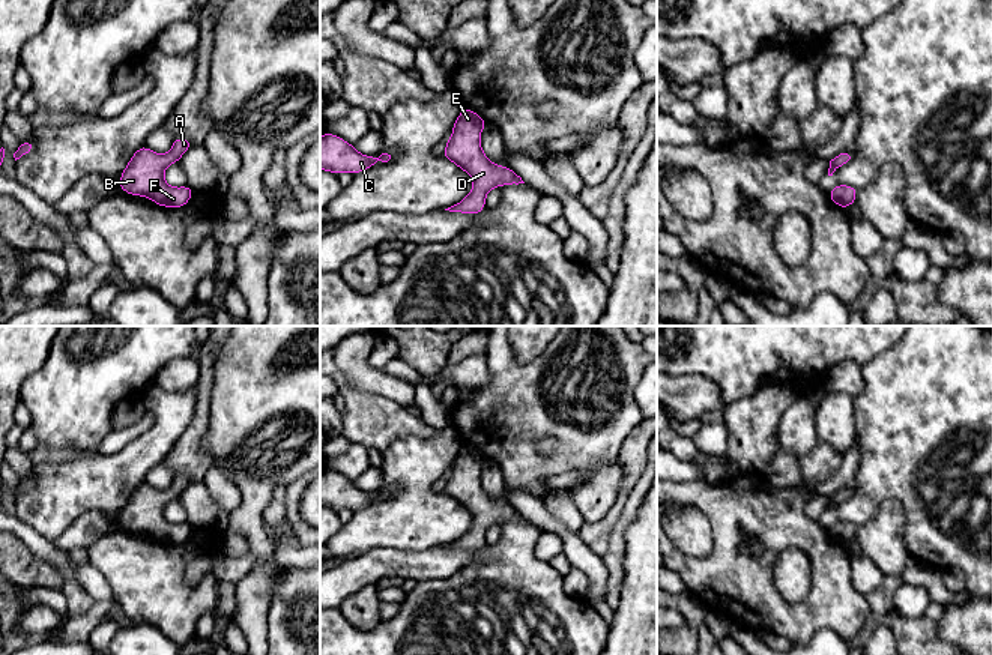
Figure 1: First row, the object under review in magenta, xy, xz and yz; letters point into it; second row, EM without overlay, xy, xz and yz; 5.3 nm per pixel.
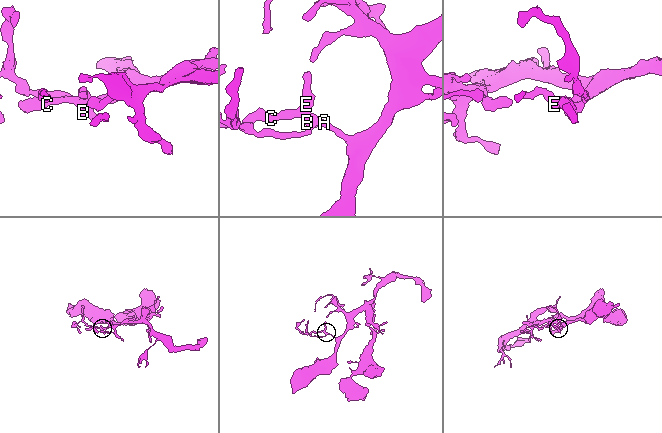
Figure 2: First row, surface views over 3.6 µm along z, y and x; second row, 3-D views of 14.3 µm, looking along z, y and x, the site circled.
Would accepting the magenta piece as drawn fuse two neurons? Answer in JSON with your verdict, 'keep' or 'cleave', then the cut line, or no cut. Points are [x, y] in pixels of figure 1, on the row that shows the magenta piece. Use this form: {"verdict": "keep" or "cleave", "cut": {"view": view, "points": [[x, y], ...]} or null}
{"verdict": "keep", "cut": null}

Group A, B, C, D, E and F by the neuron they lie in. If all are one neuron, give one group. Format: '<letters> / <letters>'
A B C D E F

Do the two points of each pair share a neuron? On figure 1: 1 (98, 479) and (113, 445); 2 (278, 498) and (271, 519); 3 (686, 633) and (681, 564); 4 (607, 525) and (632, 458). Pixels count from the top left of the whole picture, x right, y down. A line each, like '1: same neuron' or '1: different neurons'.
1: different neurons
2: same neuron
3: different neurons
4: same neuron

